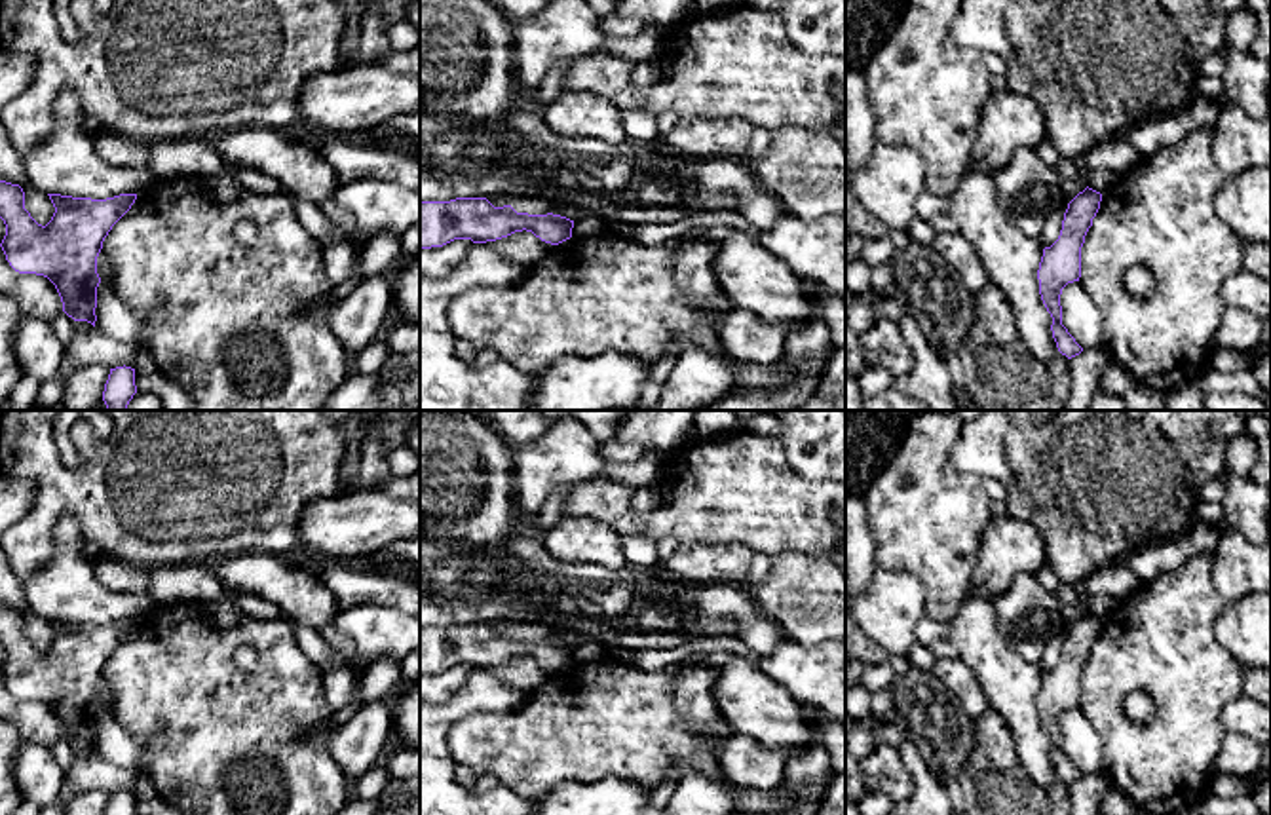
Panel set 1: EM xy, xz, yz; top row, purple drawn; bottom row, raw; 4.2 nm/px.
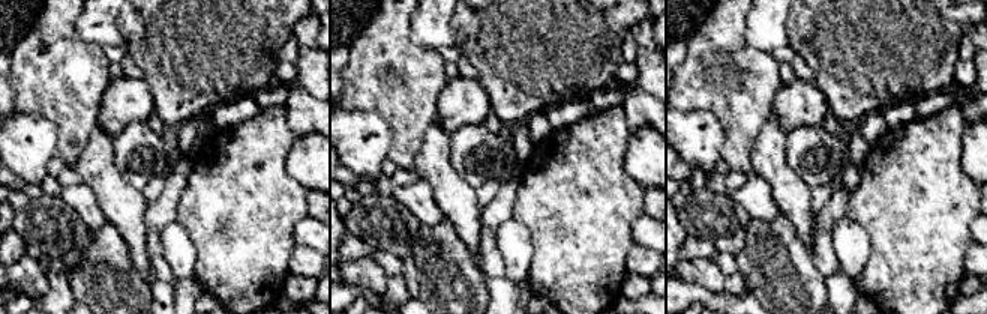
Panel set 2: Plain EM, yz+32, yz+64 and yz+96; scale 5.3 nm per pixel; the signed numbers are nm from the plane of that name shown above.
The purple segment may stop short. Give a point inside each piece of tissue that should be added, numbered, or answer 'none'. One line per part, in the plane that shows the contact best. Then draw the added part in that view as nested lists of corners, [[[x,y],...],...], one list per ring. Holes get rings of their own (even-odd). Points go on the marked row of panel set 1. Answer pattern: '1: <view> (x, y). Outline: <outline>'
none

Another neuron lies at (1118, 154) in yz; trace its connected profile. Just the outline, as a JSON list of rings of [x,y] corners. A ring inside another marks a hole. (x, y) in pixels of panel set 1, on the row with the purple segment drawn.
[[[1119,133],[1104,144],[1096,144],[1085,158],[1079,160],[1083,179],[1096,169],[1110,169],[1115,175],[1127,175],[1142,156],[1129,142],[1127,133]]]

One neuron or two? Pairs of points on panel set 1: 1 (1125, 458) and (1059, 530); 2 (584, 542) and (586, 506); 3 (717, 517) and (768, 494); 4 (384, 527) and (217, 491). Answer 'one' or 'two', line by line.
1: one
2: two
3: one
4: two

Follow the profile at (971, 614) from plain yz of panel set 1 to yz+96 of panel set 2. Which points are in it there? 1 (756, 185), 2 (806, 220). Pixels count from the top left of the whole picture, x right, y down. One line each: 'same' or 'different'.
1: different
2: same

